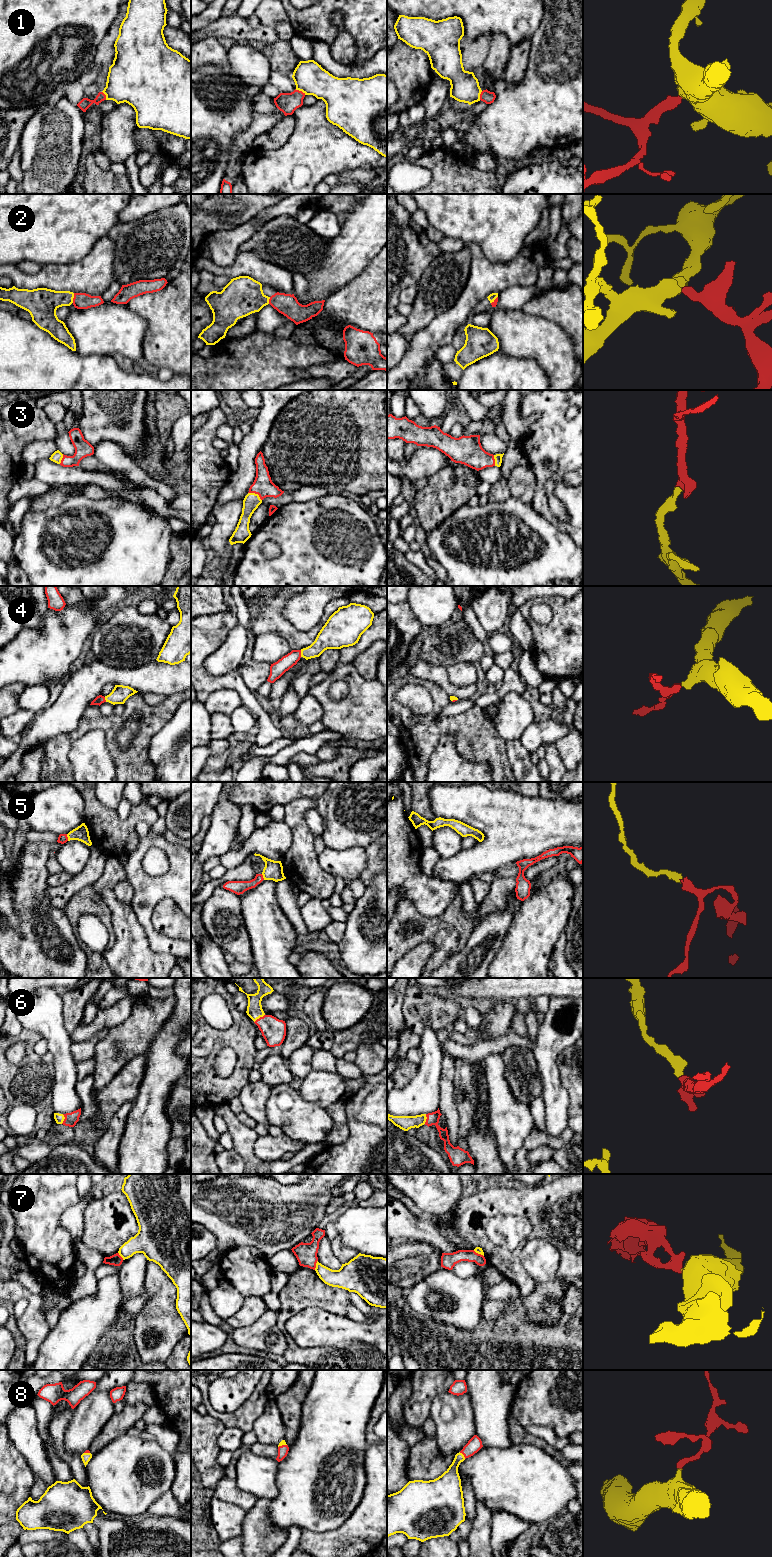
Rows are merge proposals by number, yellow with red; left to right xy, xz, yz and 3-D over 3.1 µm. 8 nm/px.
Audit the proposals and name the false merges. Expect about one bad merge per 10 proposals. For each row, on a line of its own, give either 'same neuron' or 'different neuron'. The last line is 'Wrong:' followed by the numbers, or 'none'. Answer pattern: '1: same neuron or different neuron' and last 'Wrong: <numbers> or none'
1: same neuron
2: same neuron
3: same neuron
4: same neuron
5: different neuron
6: same neuron
7: different neuron
8: same neuron
Wrong: 5, 7

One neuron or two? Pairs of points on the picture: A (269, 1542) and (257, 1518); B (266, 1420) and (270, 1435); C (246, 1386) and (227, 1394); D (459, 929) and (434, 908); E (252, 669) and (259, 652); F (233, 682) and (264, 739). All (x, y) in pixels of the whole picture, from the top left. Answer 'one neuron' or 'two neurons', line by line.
A: one neuron
B: one neuron
C: one neuron
D: two neurons
E: two neurons
F: one neuron

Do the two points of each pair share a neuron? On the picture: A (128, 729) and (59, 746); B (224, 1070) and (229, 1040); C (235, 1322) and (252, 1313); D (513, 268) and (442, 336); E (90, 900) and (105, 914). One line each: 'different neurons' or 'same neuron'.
A: different neurons
B: different neurons
C: same neuron
D: same neuron
E: same neuron

